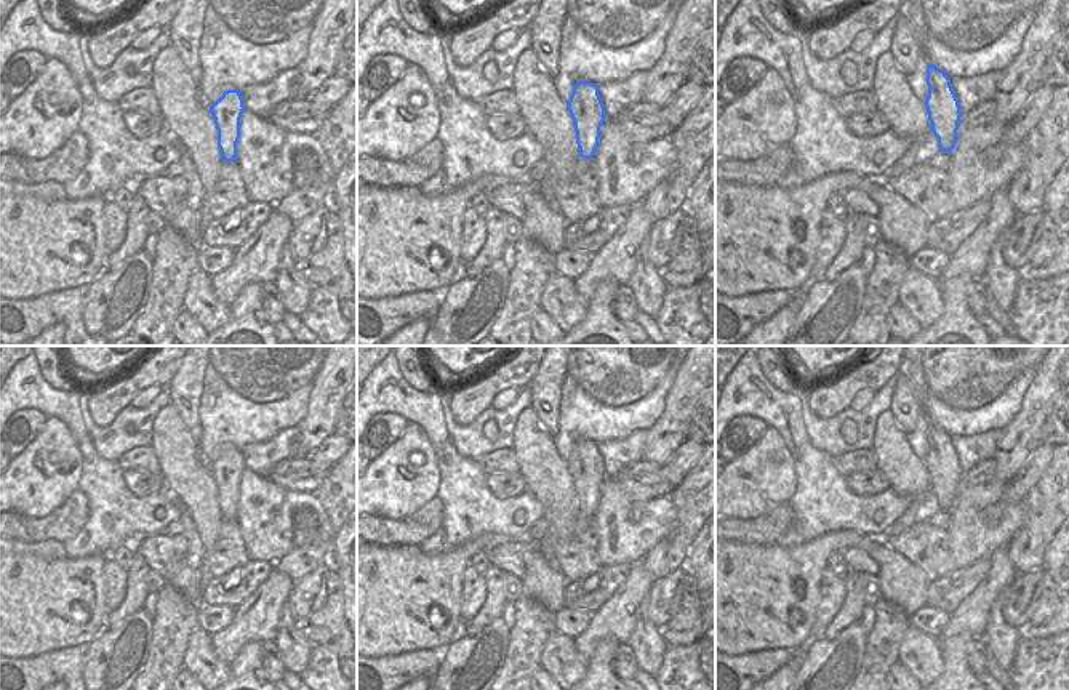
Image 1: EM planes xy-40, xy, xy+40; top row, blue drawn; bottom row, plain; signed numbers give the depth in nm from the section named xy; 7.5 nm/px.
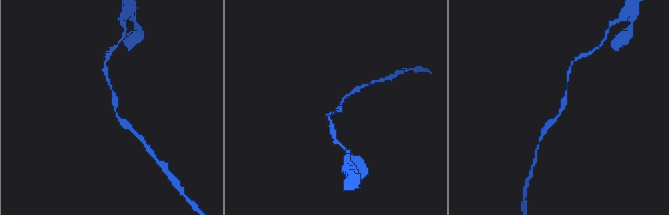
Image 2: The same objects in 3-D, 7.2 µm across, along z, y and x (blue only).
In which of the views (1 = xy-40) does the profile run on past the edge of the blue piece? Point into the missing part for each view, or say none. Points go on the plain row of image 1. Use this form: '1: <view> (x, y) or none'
1: none

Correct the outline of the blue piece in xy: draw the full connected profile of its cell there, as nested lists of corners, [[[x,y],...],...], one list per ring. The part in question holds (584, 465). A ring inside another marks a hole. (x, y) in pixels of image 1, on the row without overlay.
[[[578,440],[567,461],[576,490],[579,515],[594,517],[599,504],[600,485],[607,477],[605,464],[599,453],[599,443]]]

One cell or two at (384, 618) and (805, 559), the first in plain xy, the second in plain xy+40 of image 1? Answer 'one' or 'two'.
one

